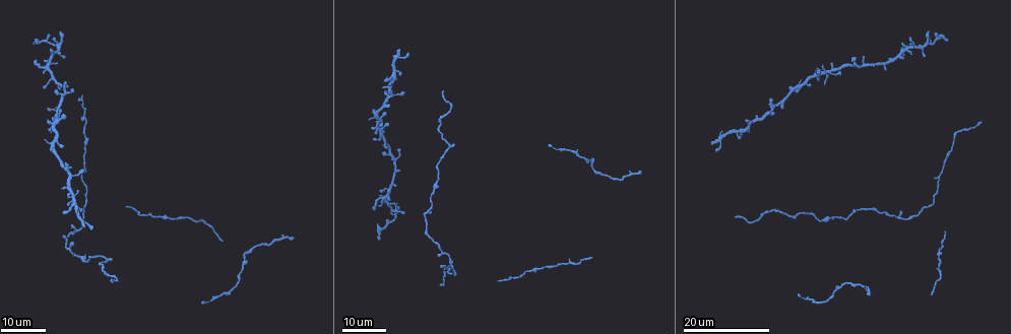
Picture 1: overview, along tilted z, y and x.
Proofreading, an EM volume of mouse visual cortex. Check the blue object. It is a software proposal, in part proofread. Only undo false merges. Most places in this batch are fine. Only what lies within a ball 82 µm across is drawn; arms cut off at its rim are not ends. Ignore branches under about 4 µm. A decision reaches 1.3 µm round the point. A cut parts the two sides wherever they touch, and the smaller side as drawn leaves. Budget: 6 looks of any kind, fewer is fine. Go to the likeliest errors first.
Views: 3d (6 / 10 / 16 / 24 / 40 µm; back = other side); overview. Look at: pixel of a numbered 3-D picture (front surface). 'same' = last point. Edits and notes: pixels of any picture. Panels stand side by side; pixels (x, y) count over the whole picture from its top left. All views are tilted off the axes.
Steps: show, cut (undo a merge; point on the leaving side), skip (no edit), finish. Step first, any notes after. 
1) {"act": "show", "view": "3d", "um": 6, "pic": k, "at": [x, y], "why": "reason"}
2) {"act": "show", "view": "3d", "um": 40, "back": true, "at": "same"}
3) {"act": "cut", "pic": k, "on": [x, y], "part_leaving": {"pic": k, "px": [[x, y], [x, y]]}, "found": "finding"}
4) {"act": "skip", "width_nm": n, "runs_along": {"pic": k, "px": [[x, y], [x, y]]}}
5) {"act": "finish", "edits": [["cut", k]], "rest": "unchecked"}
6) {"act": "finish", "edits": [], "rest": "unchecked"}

{"act": "show", "view": "3d", "um": 24, "pic": 1, "at": [959, 132], "why": "thin neck"}

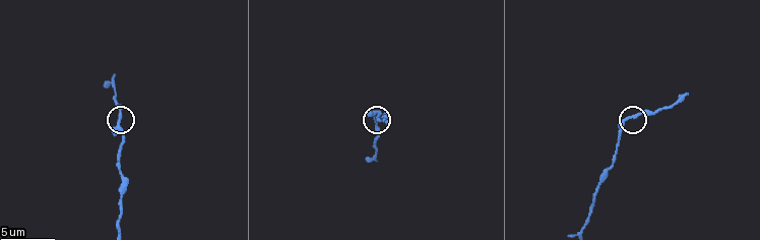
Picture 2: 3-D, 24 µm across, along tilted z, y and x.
{"act": "show", "view": "3d", "um": 10, "pic": 2, "at": [629, 119], "why": "closer look"}

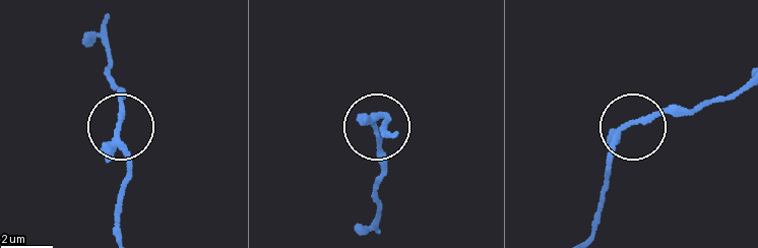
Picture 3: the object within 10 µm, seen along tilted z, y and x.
{"act": "skip", "runs_along": {"pic": 3, "px": [[121, 233], [126, 169], [121, 100], [112, 74]]}, "found": "one cell here"}

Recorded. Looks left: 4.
{"act": "show", "view": "3d", "um": 16, "pic": 1, "at": [900, 51]}

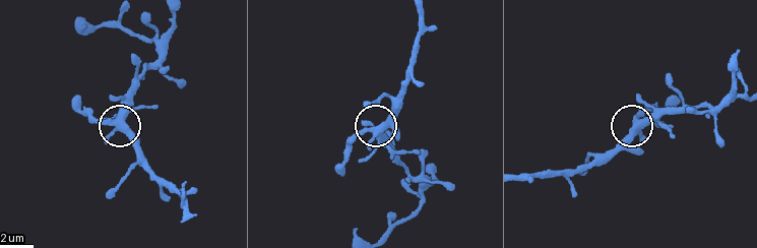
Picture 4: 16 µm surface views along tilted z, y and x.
{"act": "show", "view": "3d", "um": 6, "pic": 4, "at": [110, 122]}

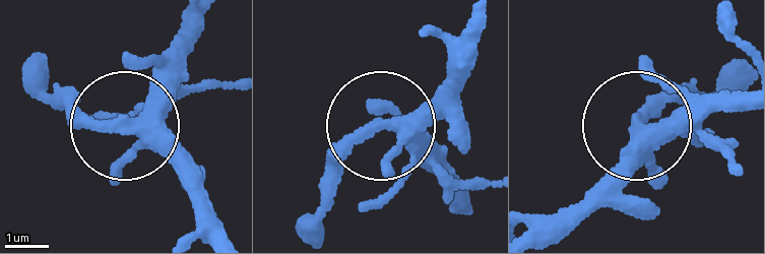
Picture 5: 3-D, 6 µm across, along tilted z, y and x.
{"act": "skip", "runs_along": {"pic": 5, "px": [[226, 236], [130, 133], [27, 96]]}, "found": "one cell here"}

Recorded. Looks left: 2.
{"act": "show", "view": "3d", "um": 24, "pic": 1, "at": [939, 179], "why": "three-way junction"}

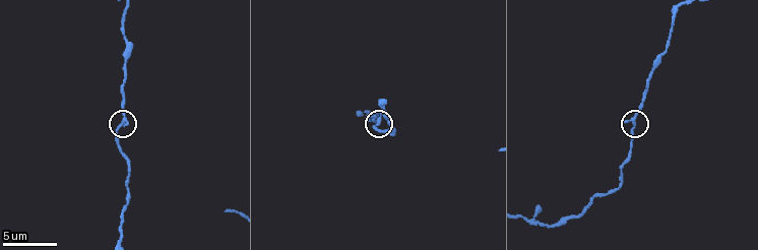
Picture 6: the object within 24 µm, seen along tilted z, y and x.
{"act": "show", "view": "3d", "um": 10, "pic": 6, "at": [116, 128]}

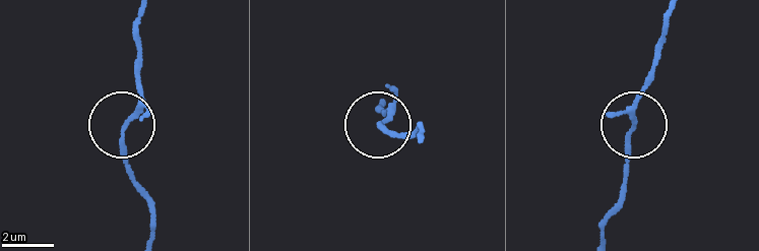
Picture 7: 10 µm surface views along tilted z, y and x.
{"act": "skip", "arms": 3, "found": "continuous, no second cell"}

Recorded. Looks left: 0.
{"act": "finish", "edits": [], "rest": "unchecked"}

